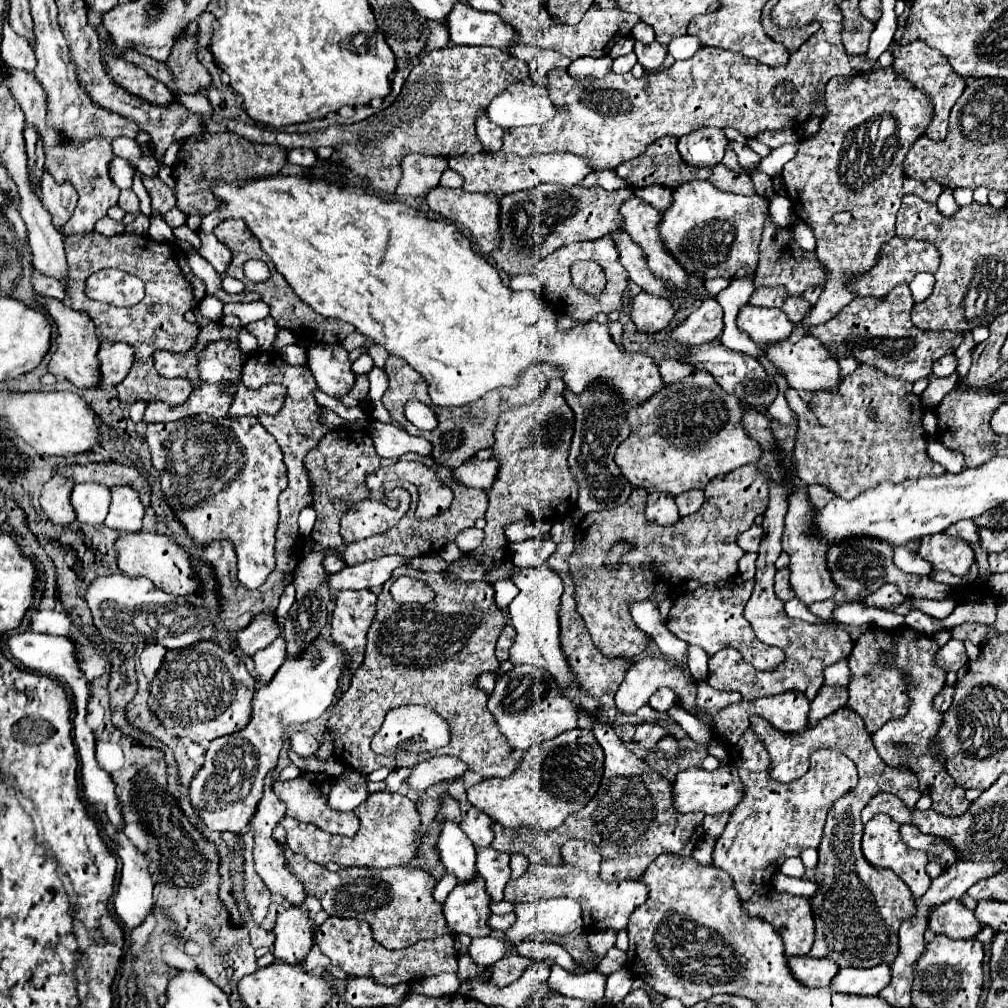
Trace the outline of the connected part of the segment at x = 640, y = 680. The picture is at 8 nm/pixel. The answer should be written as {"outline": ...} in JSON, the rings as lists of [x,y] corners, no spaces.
{"outline":[[[650,657],[638,659],[638,661],[626,671],[626,677],[624,677],[624,681],[620,683],[620,687],[618,687],[618,691],[616,691],[616,697],[614,697],[618,711],[620,711],[620,713],[626,713],[626,715],[636,713],[640,707],[644,707],[644,705],[648,703],[650,695],[652,695],[656,689],[660,689],[660,687],[670,687],[670,689],[678,695],[680,705],[682,705],[686,711],[690,711],[692,715],[696,715],[696,703],[694,703],[694,699],[696,699],[696,681],[692,679],[692,683],[690,683],[690,679],[684,675],[684,671],[682,671],[678,665],[674,665],[672,661],[666,661],[666,659],[650,659]]]}

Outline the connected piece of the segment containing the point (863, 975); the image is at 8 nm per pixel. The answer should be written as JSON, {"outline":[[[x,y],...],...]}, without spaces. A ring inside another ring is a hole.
{"outline":[[[878,965],[872,969],[840,969],[830,981],[830,989],[850,995],[878,995],[890,983],[890,967]]]}

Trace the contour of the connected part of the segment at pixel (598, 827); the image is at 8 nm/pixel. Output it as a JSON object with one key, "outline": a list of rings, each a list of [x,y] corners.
{"outline":[[[578,709],[578,715],[592,723],[594,737],[604,751],[604,777],[598,793],[586,803],[586,807],[572,813],[562,823],[562,827],[552,831],[540,831],[532,827],[508,829],[500,823],[492,823],[492,831],[496,835],[492,847],[508,855],[522,853],[528,863],[560,865],[564,863],[560,849],[566,839],[588,839],[598,845],[602,855],[598,877],[604,881],[638,879],[648,863],[652,863],[652,859],[662,853],[676,853],[684,857],[692,855],[696,843],[704,837],[704,813],[676,815],[676,811],[672,811],[670,781],[658,775],[658,771],[652,769],[646,761],[630,753],[610,723],[596,719],[596,715],[588,715],[584,709]]]}

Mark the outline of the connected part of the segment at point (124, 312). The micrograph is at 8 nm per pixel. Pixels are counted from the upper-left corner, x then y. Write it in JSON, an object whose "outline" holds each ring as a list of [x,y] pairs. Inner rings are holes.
{"outline":[[[90,233],[86,237],[64,237],[64,249],[68,259],[68,277],[66,277],[66,297],[70,299],[70,307],[88,311],[92,317],[98,337],[106,341],[124,341],[134,349],[134,365],[126,379],[116,385],[118,397],[124,405],[134,405],[138,399],[142,401],[164,401],[168,405],[184,403],[190,393],[192,385],[186,379],[164,379],[156,373],[152,353],[158,347],[164,349],[188,349],[194,345],[198,337],[198,325],[188,323],[184,313],[188,309],[196,309],[200,299],[206,297],[204,283],[194,277],[186,263],[186,253],[172,243],[160,243],[148,237],[138,235],[114,235],[104,237],[100,233]],[[114,267],[128,271],[140,277],[146,285],[146,297],[128,309],[118,309],[108,303],[98,303],[84,295],[86,279],[100,269]]]}

